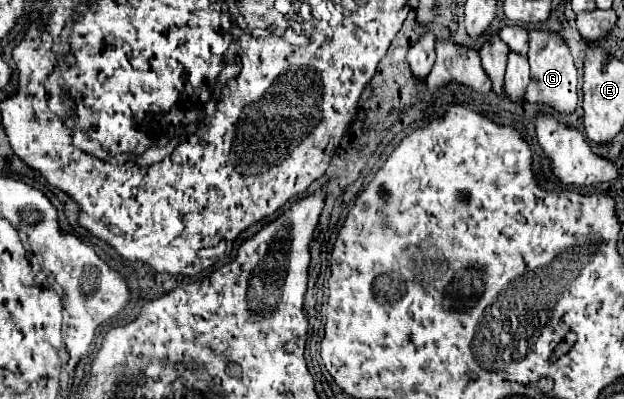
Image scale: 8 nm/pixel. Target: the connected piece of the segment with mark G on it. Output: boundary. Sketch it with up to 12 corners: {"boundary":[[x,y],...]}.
{"boundary":[[532,29],[526,101],[572,113],[576,65],[560,33]]}

